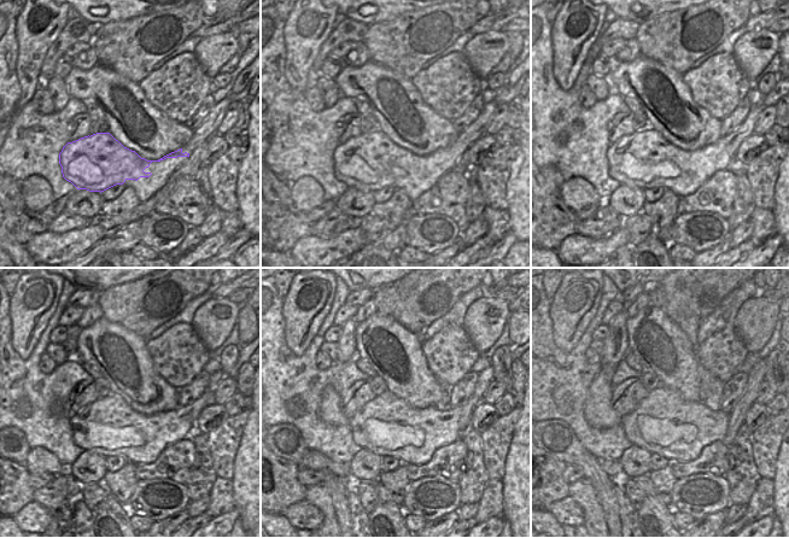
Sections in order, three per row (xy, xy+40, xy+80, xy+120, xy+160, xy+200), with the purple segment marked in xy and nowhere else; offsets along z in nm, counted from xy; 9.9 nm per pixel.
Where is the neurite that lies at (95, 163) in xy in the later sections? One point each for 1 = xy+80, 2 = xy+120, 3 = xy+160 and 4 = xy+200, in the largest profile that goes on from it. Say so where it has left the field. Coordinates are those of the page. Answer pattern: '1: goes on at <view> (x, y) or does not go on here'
1: goes on at xy+80 (646, 159)
2: goes on at xy+120 (109, 426)
3: goes on at xy+160 (386, 422)
4: goes on at xy+200 (662, 420)

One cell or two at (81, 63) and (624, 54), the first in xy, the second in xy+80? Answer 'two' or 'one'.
one

